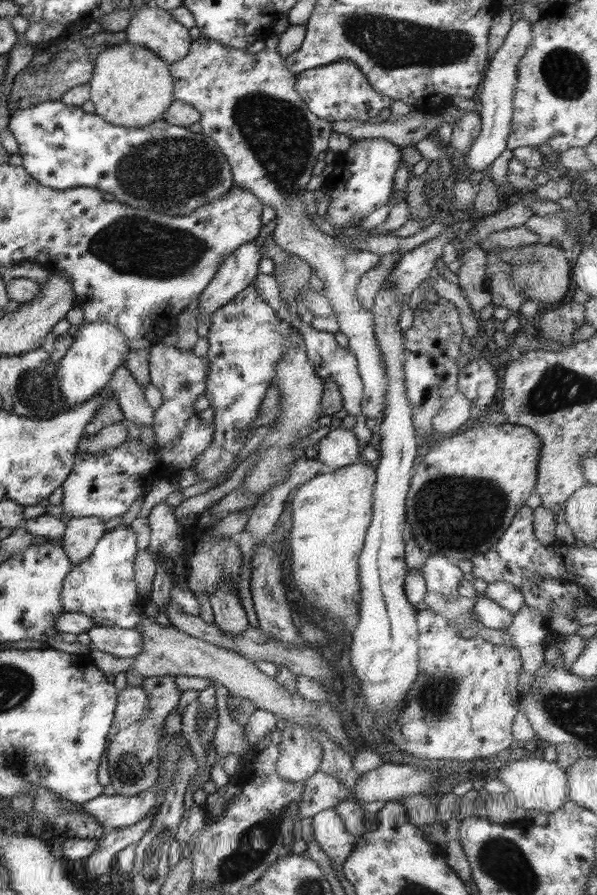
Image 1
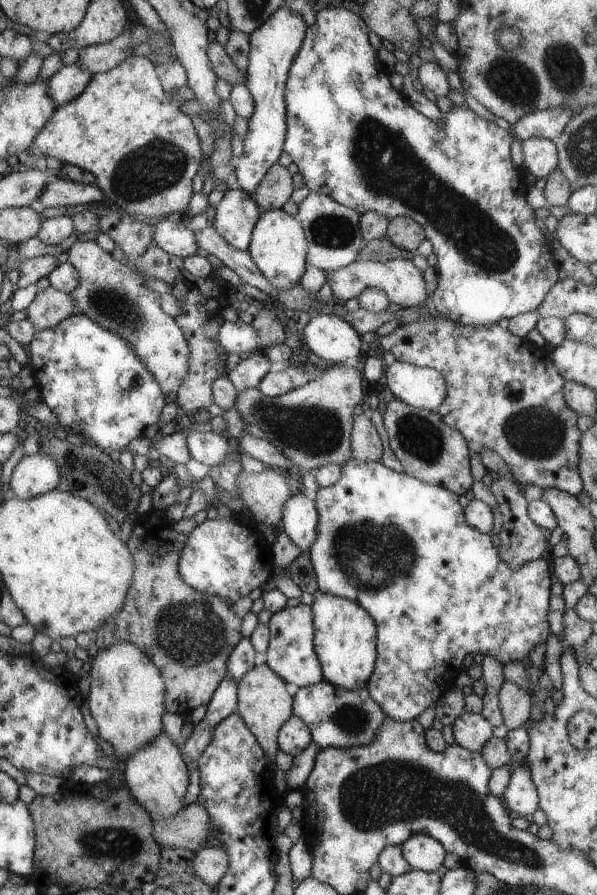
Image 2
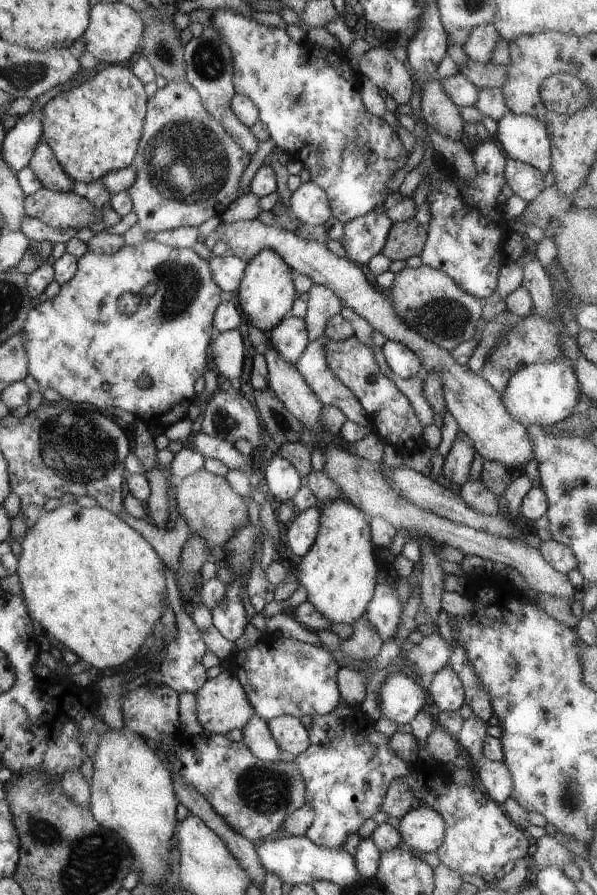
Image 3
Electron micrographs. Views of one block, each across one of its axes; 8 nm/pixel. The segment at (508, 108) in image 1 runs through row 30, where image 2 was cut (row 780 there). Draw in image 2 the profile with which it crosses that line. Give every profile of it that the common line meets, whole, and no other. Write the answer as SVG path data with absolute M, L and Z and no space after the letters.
M523 764L511 774L501 799L513 816L531 818L538 810L537 788L533 783L531 772Z

